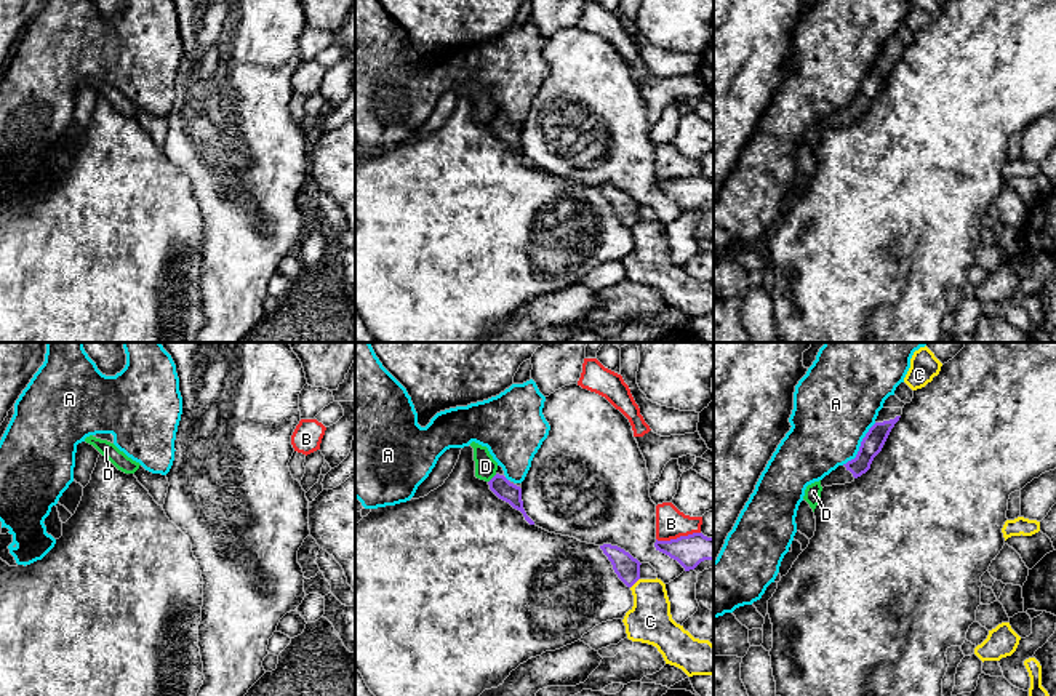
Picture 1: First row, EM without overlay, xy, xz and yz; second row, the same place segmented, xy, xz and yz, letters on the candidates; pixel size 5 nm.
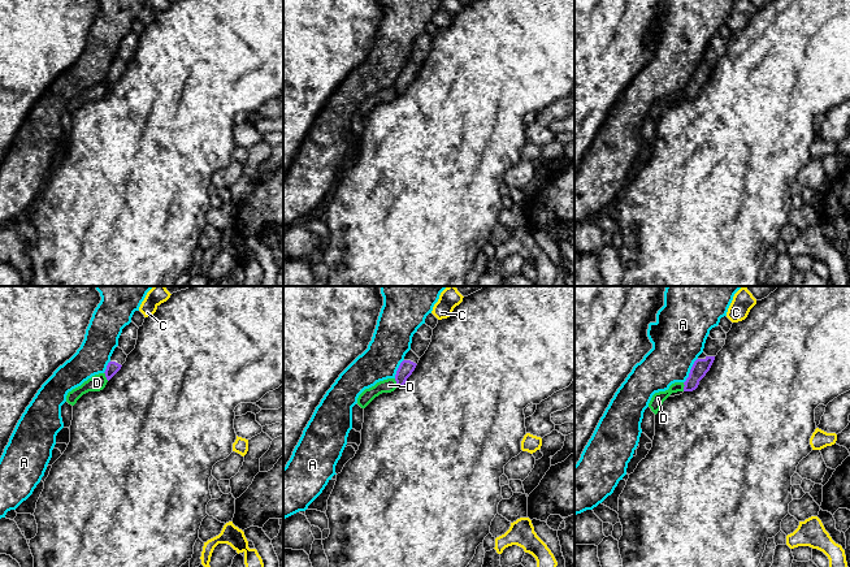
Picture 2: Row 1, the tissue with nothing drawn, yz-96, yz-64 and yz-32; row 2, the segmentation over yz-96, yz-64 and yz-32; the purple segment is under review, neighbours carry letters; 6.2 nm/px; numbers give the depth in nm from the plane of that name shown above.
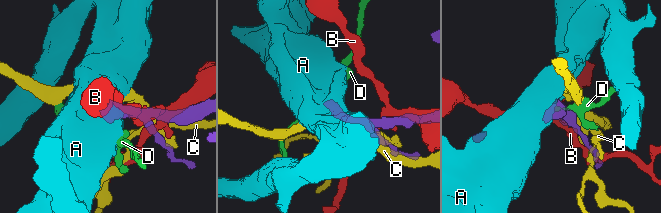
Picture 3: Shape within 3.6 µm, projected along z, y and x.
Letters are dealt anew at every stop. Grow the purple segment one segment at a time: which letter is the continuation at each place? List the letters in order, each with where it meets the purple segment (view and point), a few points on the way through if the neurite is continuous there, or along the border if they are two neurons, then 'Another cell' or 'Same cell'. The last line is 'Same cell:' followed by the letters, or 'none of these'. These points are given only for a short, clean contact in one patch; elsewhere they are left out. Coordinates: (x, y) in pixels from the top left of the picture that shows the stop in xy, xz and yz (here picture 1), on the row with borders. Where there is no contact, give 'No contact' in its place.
A: Touches purple at yz (860, 447). Another cell
B: Touches purple at xz (677, 538). Another cell
C: Touches purple at xz (636, 581). Another cell
D: Touches purple at xz (492, 479). Boundary: xz (496, 474), (488, 482). Another cell
Same cell: none of these

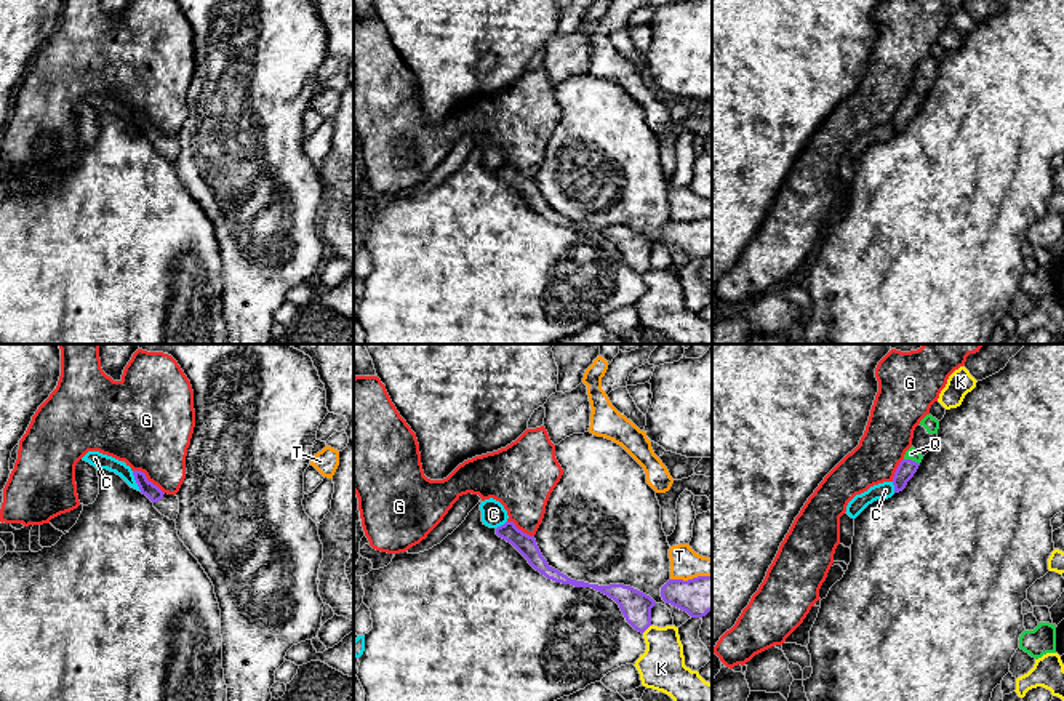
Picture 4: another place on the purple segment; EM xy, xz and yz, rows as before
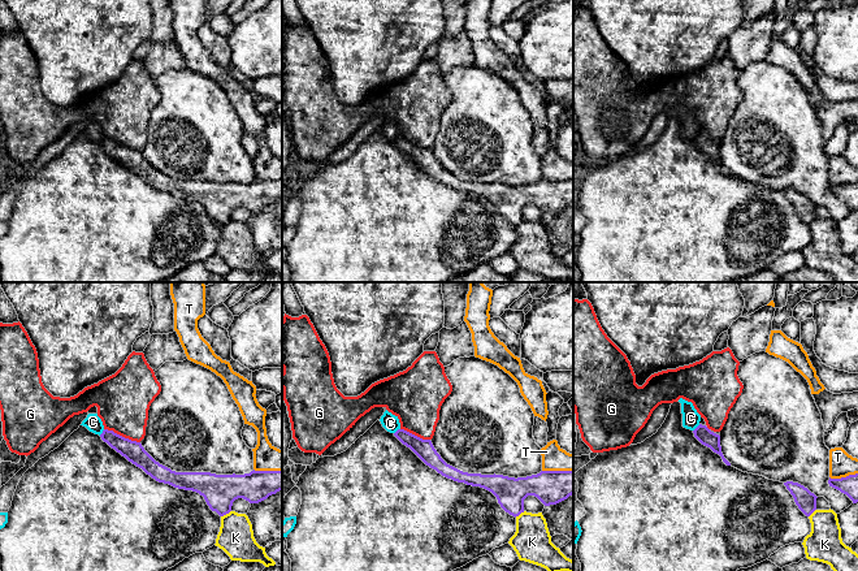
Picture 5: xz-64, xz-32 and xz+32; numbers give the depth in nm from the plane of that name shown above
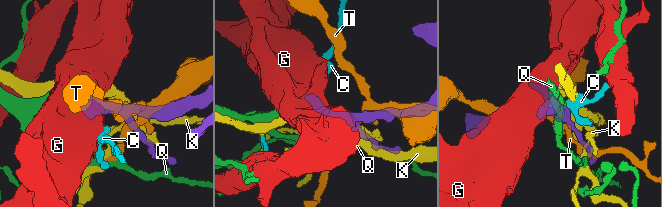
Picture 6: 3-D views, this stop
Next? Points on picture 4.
C: Touches purple at xy (136, 480). Boundary: xy (132, 471), (141, 490). Another cell
G: Touches purple at xy (146, 479). Another cell
K: Touches purple at xz (645, 629). Another cell
Q: Touches purple at yz (911, 460). Same cell
T: Touches purple at xz (690, 580). Another cell
Same cell: Q

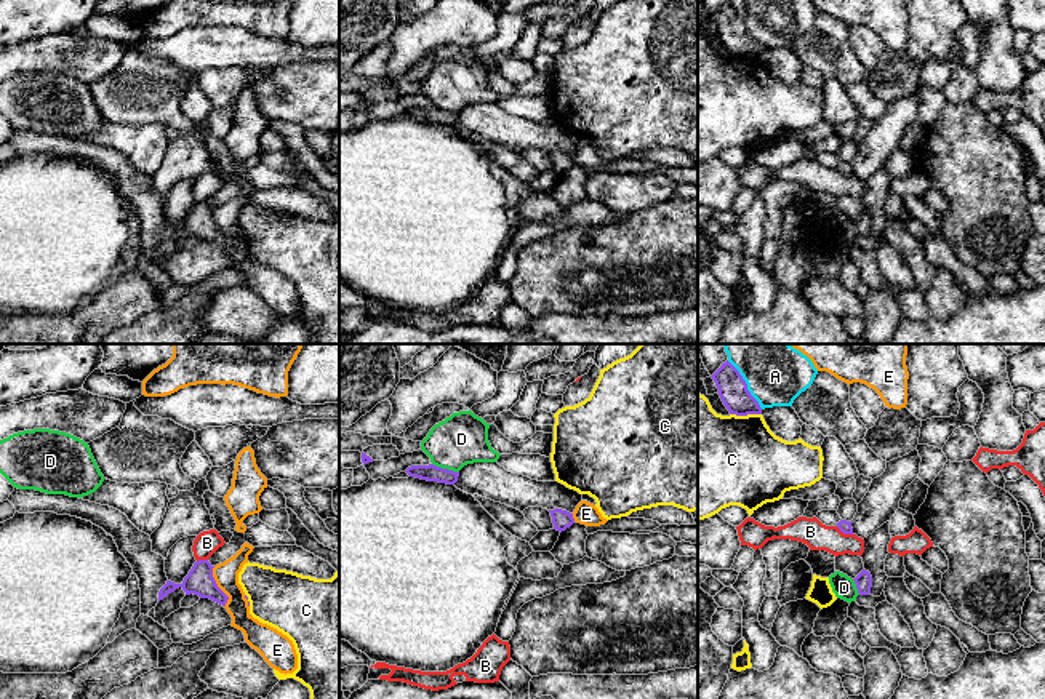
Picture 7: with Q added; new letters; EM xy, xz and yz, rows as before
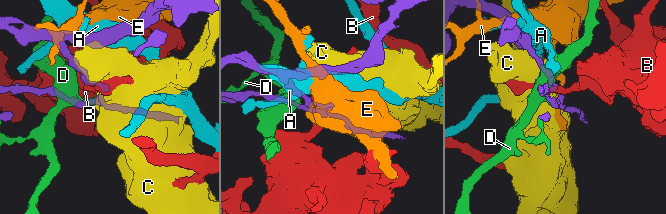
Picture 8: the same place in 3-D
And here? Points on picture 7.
A: Touches purple at yz (746, 384). Another cell
B: Touches purple at yz (844, 533). Boundary: yz (836, 527), (852, 535). Another cell
C: Touches purple at yz (746, 415). Boundary: yz (730, 413), (760, 415). Another cell
D: Touches purple at xz (445, 469). Another cell
E: Touches purple at xy (218, 587). Boundary: xy (213, 567), (213, 579), (228, 597), (224, 607). Another cell
Same cell: none of these

